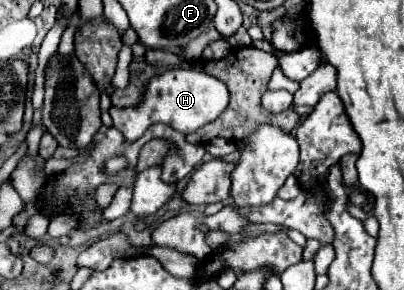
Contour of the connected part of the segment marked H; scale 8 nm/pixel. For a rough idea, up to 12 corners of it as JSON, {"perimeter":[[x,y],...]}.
{"perimeter":[[191,69],[149,81],[135,107],[109,114],[127,141],[155,123],[183,135],[229,103],[223,81]]}

